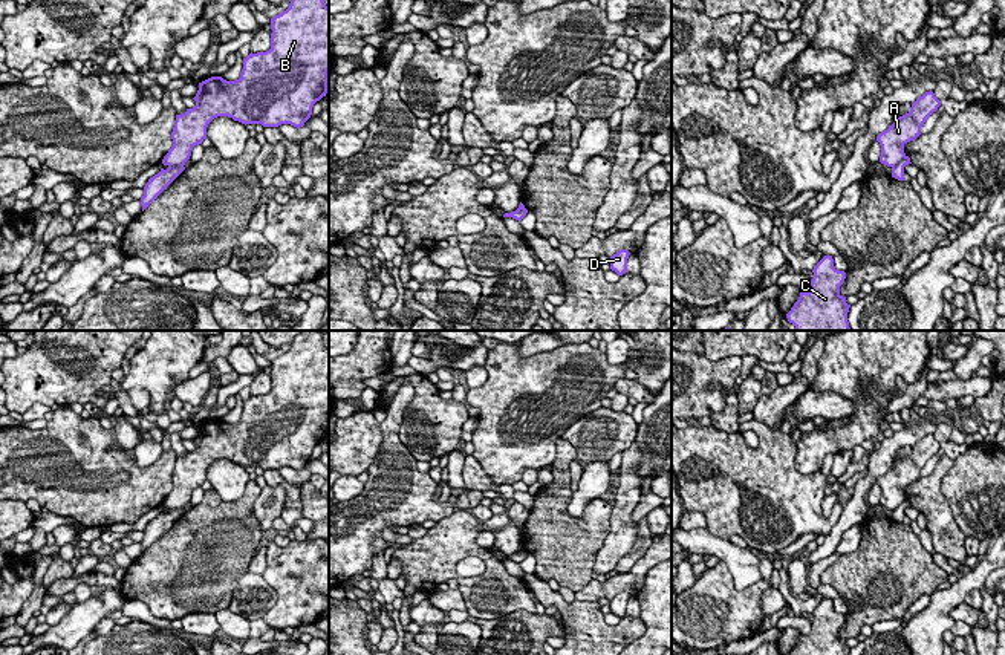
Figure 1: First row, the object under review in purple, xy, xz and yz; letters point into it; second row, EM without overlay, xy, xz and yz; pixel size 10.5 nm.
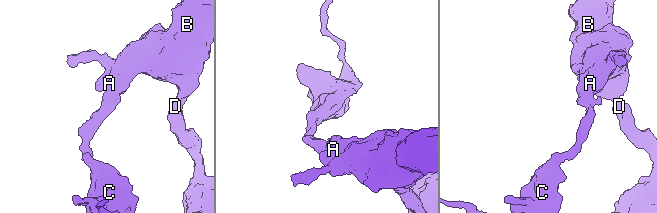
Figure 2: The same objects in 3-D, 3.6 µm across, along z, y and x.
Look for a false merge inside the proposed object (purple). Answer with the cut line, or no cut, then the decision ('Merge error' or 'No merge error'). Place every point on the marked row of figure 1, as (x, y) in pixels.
Split along xy (182, 166), (169, 167). Merge error

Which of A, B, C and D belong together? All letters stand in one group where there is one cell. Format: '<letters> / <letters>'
A B D / C

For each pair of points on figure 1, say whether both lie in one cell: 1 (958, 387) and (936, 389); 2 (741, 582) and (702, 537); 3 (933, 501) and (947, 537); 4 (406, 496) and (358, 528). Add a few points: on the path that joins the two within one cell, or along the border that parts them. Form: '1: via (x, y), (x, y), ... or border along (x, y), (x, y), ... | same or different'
1: via (953, 389), (941, 389) | same
2: via (741, 570), (715, 545) | same
3: via (936, 510), (943, 528) | same
4: via (393, 496), (370, 516) | same

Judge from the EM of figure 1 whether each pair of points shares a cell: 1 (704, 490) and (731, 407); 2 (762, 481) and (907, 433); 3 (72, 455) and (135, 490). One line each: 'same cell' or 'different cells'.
1: different cells
2: different cells
3: same cell

